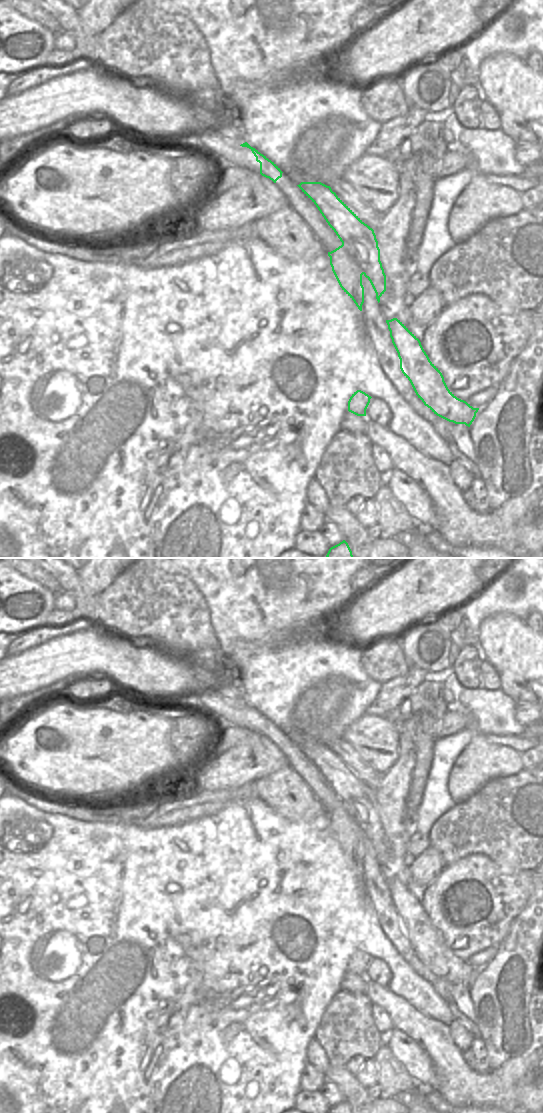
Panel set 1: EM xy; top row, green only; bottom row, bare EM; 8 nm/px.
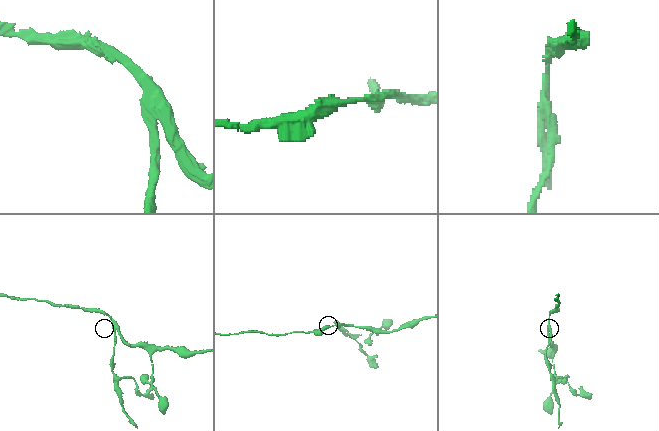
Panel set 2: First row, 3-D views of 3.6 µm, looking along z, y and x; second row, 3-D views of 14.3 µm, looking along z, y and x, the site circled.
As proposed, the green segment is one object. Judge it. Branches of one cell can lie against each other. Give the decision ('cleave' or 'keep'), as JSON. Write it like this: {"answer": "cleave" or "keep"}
{"answer": "cleave"}

